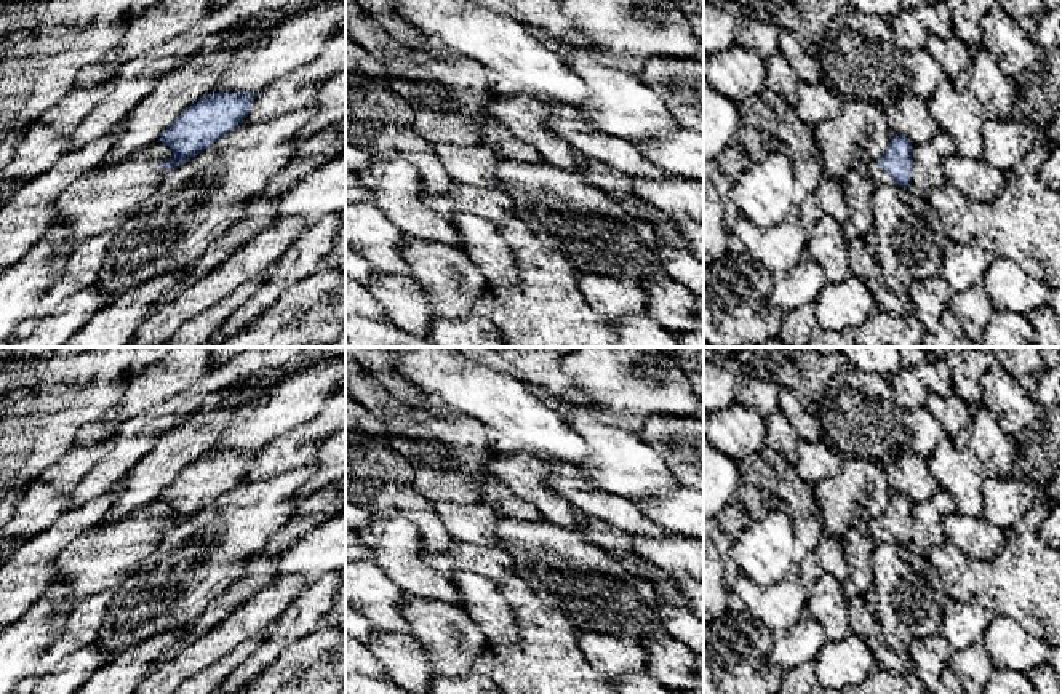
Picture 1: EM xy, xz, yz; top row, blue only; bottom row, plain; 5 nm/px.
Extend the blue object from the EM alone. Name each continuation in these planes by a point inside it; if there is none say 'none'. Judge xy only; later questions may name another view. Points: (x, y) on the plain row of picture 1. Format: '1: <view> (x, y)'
none

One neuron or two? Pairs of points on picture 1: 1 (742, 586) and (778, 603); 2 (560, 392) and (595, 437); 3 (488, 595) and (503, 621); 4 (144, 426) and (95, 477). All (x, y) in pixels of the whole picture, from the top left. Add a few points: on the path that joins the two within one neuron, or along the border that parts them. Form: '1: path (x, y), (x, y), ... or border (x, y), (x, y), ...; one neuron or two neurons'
1: path (750, 594), (763, 603), (770, 603); one neuron
2: border (582, 405), (590, 408); two neurons
3: path (488, 602), (488, 606), (496, 614); one neuron
4: path (136, 440), (109, 467); one neuron

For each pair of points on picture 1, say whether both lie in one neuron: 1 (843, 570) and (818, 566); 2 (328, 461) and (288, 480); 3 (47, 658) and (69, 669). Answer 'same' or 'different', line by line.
1: same
2: different
3: different

